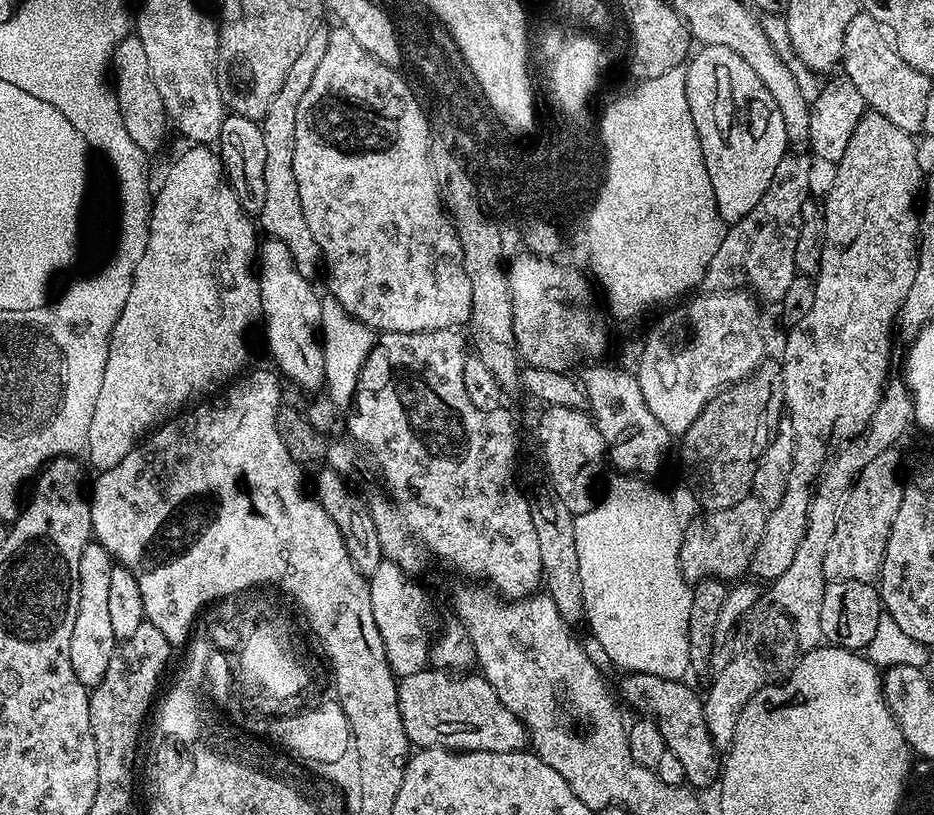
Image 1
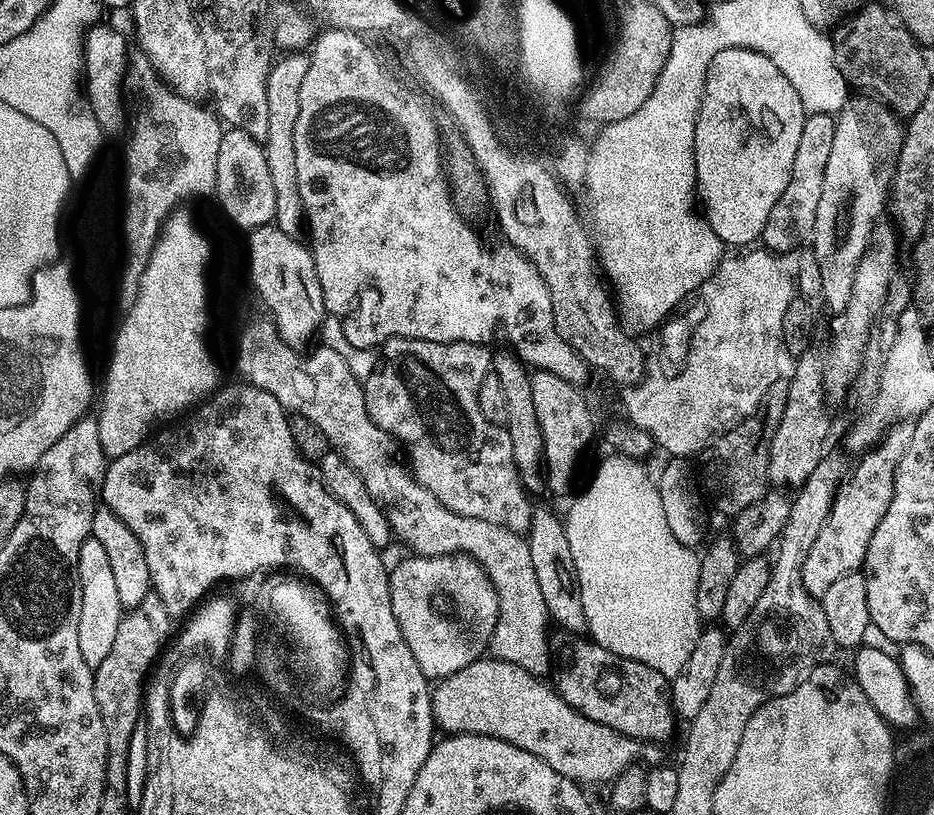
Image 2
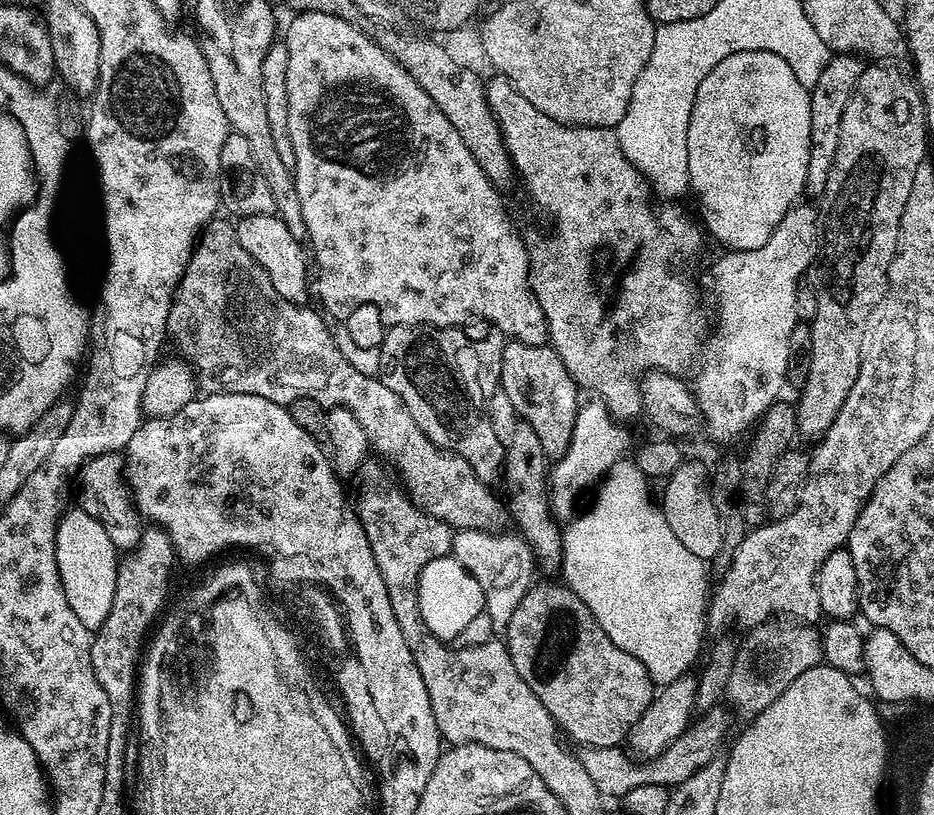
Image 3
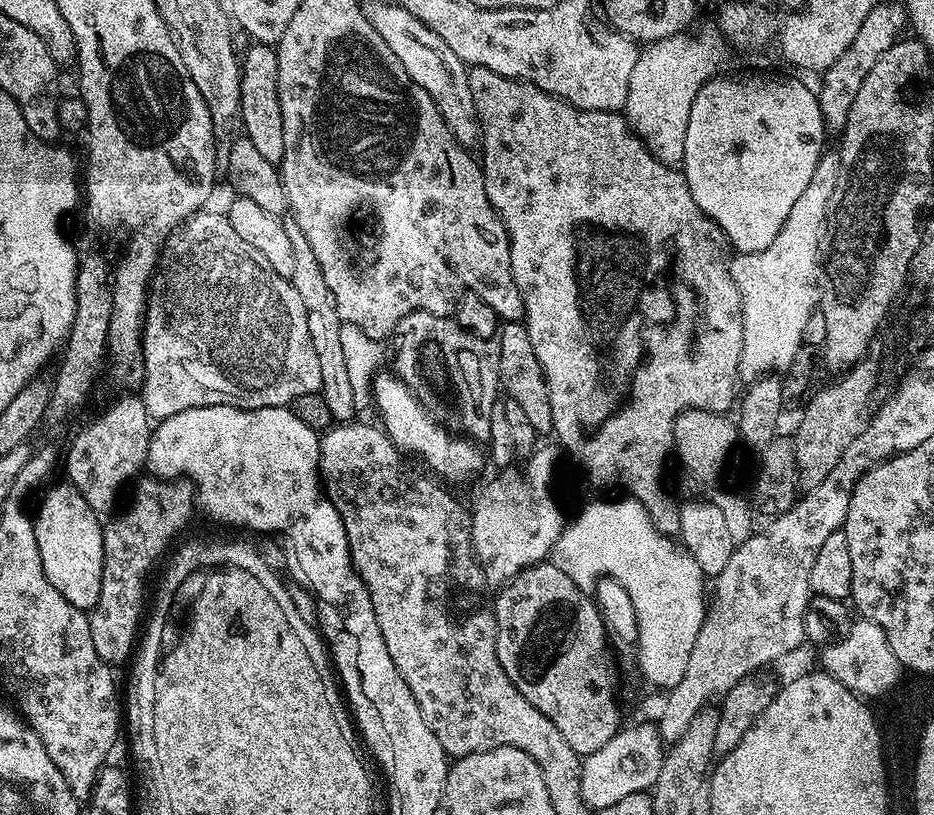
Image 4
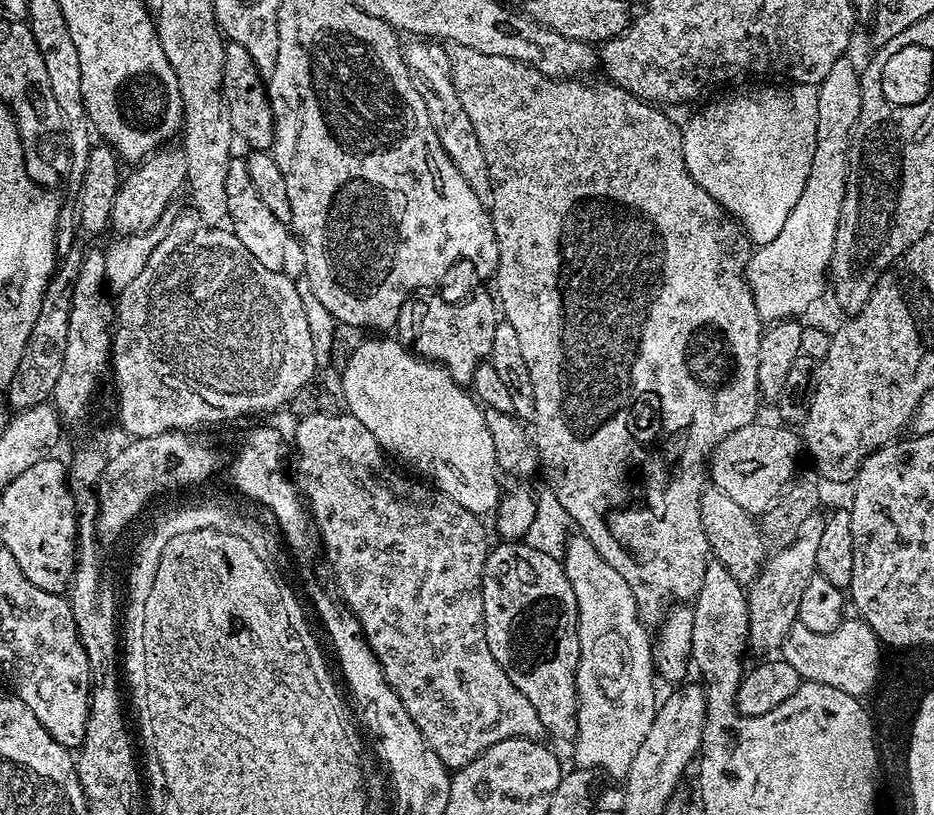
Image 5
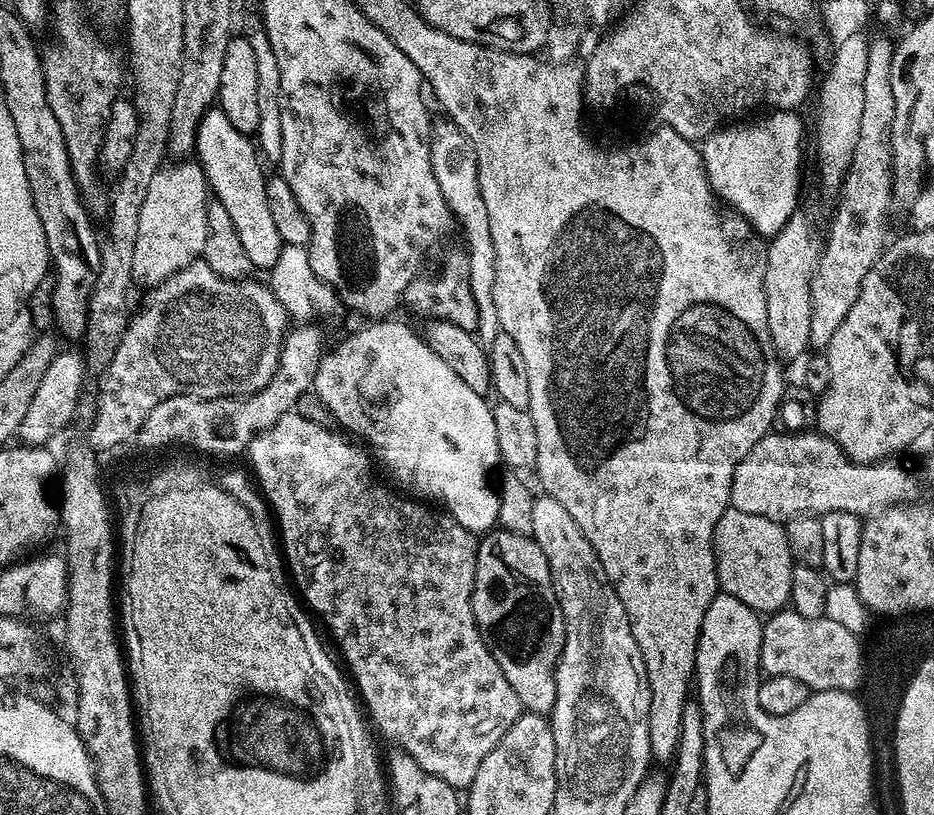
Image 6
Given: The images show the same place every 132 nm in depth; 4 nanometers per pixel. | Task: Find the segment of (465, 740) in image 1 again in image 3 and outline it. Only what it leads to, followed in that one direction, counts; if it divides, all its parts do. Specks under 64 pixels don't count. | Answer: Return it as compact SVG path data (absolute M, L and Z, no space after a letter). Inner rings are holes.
M717 706L710 714L701 715L695 722L689 724L687 730L675 742L666 746L662 754L658 754L650 761L637 762L620 746L614 748L585 747L579 753L580 761L586 766L586 774L590 774L594 786L598 786L598 790L606 798L612 798L612 796L623 798L628 792L643 784L661 784L671 790L676 785L686 782L690 774L694 774L698 769L704 768L709 761L715 759L716 750L728 728L728 718L722 709L723 707Z

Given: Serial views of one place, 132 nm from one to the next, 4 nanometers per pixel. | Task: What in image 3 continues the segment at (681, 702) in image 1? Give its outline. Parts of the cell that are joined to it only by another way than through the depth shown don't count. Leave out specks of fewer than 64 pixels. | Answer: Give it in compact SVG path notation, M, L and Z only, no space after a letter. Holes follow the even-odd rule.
M563 582L531 585L507 624L506 643L514 670L522 674L522 682L538 694L542 706L546 706L548 713L556 719L561 733L569 741L577 740L580 746L614 748L623 745L654 699L654 685L646 666L642 666L634 654L626 654L626 650L610 642L606 630L598 626L586 602Z

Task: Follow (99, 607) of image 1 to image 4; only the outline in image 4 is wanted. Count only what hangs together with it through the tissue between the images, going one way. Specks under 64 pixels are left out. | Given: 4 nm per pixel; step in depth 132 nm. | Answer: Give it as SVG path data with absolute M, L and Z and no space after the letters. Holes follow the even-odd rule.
M67 482L56 484L44 497L40 500L40 509L34 512L32 525L34 526L34 538L38 542L38 554L42 554L42 570L46 570L46 578L50 578L50 582L54 582L54 586L58 590L58 594L62 594L66 598L66 602L70 602L75 608L83 608L91 610L95 608L98 602L97 591L102 586L102 554L104 553L104 529L98 526L97 517L89 513L88 503L80 499L80 495L76 493L72 485Z

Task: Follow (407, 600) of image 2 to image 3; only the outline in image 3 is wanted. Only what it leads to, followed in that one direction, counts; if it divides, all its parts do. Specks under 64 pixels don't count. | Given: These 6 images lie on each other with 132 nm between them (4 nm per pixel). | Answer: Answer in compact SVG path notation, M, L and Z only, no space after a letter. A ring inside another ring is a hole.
M461 529L453 535L451 555L461 562L467 572L482 586L486 596L485 613L494 629L507 629L518 602L522 600L535 579L536 563L534 553L519 533L466 531Z

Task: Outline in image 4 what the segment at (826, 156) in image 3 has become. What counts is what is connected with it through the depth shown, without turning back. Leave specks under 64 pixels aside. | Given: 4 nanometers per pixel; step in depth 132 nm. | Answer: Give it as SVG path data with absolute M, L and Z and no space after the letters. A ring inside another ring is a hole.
M882 2L876 6L862 22L861 29L854 36L854 42L829 63L824 73L821 73L820 80L822 82L820 88L817 87L816 93L827 133L843 133L846 120L849 118L850 107L853 105L854 98L858 96L866 75L874 68L878 58L896 43L900 34L898 30L906 18L903 7L899 3L896 4Z

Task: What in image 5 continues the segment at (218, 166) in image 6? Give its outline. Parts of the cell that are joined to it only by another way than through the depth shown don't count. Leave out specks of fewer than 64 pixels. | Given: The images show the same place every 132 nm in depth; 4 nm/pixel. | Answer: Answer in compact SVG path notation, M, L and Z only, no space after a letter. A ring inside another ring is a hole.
M233 158L230 162L230 170L226 172L226 210L228 211L228 224L230 230L266 266L266 270L284 272L284 263L288 260L288 236L290 240L289 225L278 222L270 209L262 203L258 189L250 178L247 159Z

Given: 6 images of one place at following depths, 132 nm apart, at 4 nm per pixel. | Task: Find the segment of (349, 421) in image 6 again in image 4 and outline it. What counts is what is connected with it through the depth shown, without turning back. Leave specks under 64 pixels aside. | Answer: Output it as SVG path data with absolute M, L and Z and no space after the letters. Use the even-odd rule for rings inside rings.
M391 371L383 372L373 379L370 396L371 399L376 399L376 408L384 419L382 427L393 444L405 453L413 452L414 455L421 456L433 468L431 471L437 477L445 476L440 477L445 481L453 480L456 484L464 484L471 476L478 475L480 467L486 464L486 456L481 445L471 439L461 438L443 424L439 424L418 397L403 384L399 376Z

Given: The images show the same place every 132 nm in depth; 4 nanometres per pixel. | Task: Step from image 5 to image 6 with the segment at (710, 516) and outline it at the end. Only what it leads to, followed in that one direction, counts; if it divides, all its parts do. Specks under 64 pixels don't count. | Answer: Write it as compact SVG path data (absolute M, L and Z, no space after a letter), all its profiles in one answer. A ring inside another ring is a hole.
M730 506L715 527L713 548L717 585L725 595L738 598L758 614L781 611L790 602L794 561L785 527L779 521L762 515L745 514Z

